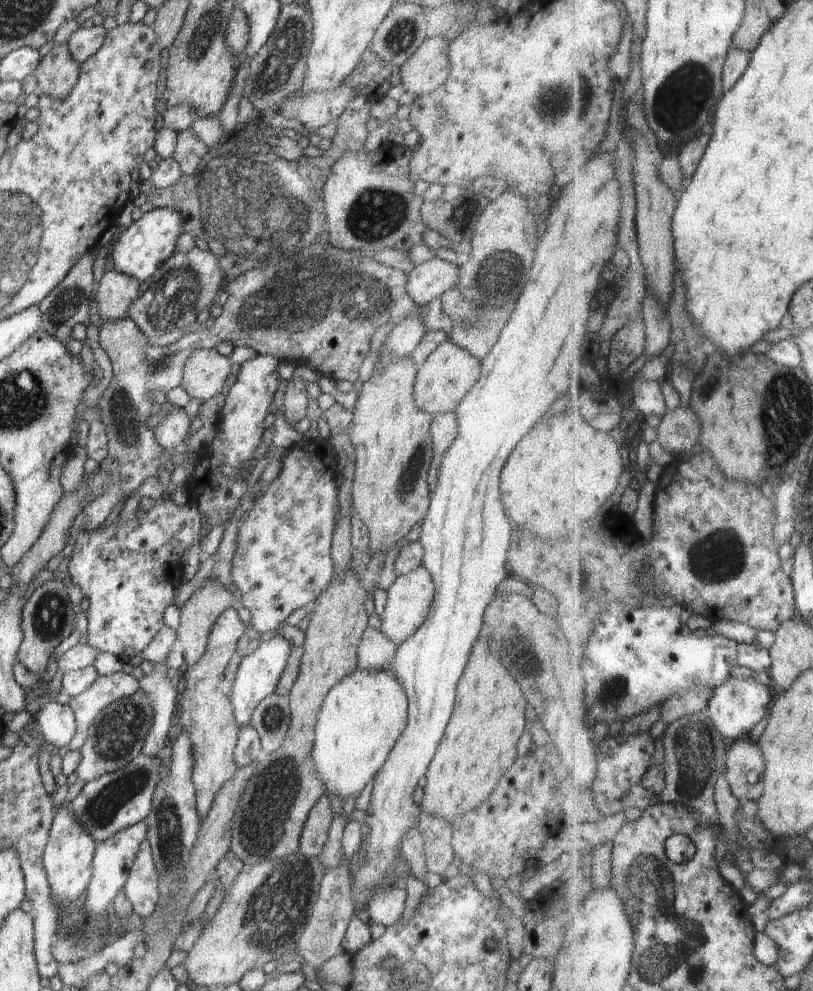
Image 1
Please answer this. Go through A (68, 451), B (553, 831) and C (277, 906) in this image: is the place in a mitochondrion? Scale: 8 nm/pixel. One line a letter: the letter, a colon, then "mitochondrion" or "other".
A: other
B: other
C: mitochondrion

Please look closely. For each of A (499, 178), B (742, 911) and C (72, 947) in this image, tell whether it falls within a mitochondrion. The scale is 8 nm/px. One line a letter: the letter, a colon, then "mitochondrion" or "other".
A: other
B: other
C: mitochondrion

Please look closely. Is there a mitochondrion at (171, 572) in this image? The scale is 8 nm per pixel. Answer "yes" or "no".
no

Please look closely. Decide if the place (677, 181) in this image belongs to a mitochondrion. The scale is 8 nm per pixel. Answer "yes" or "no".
no

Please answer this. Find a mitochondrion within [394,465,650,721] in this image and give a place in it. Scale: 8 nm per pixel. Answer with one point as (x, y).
(610, 692)

